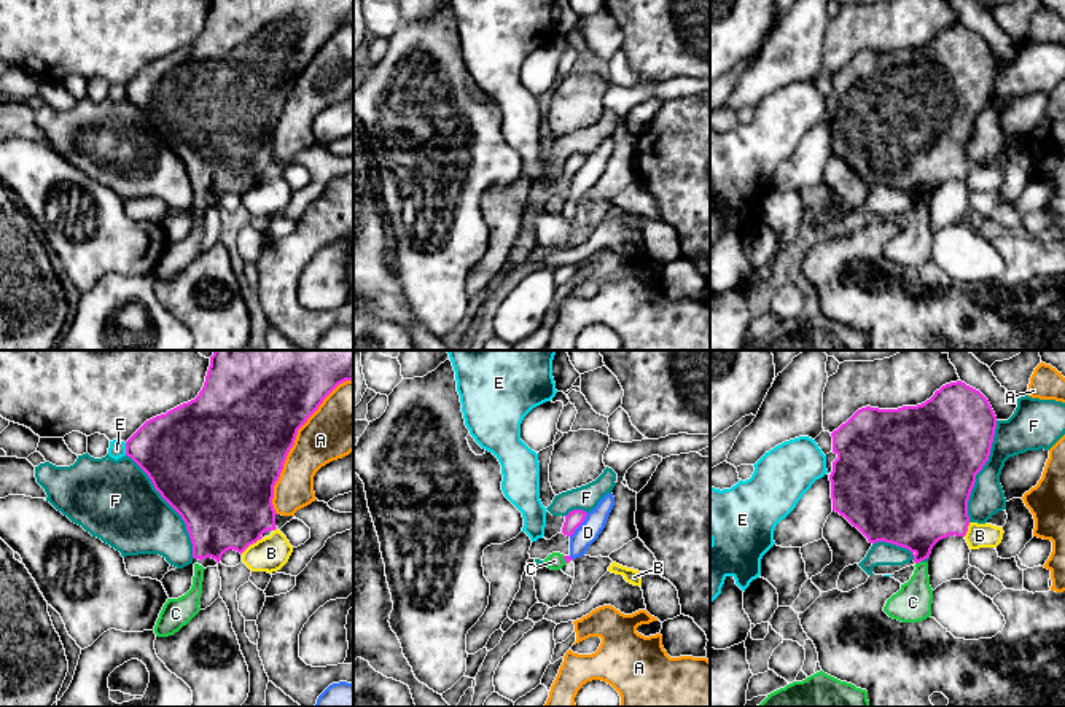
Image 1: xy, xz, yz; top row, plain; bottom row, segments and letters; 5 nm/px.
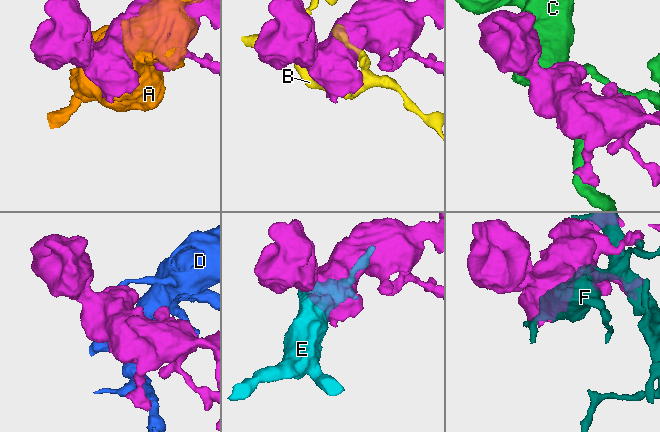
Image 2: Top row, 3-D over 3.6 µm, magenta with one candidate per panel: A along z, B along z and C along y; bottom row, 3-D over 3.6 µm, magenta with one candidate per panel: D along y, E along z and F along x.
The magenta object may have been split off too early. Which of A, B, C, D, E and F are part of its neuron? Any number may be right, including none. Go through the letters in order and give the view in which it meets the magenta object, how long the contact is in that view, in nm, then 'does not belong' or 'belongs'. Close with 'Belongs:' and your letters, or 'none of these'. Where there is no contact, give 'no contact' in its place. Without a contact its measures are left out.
A: xy | 800 nm | does not belong
B: xy | 140 nm | does not belong
C: yz | 40 nm | belongs
D: xz | 160 nm | does not belong
E: xy | 60 nm | does not belong
F: xy | 650 nm | does not belong
Belongs: C

